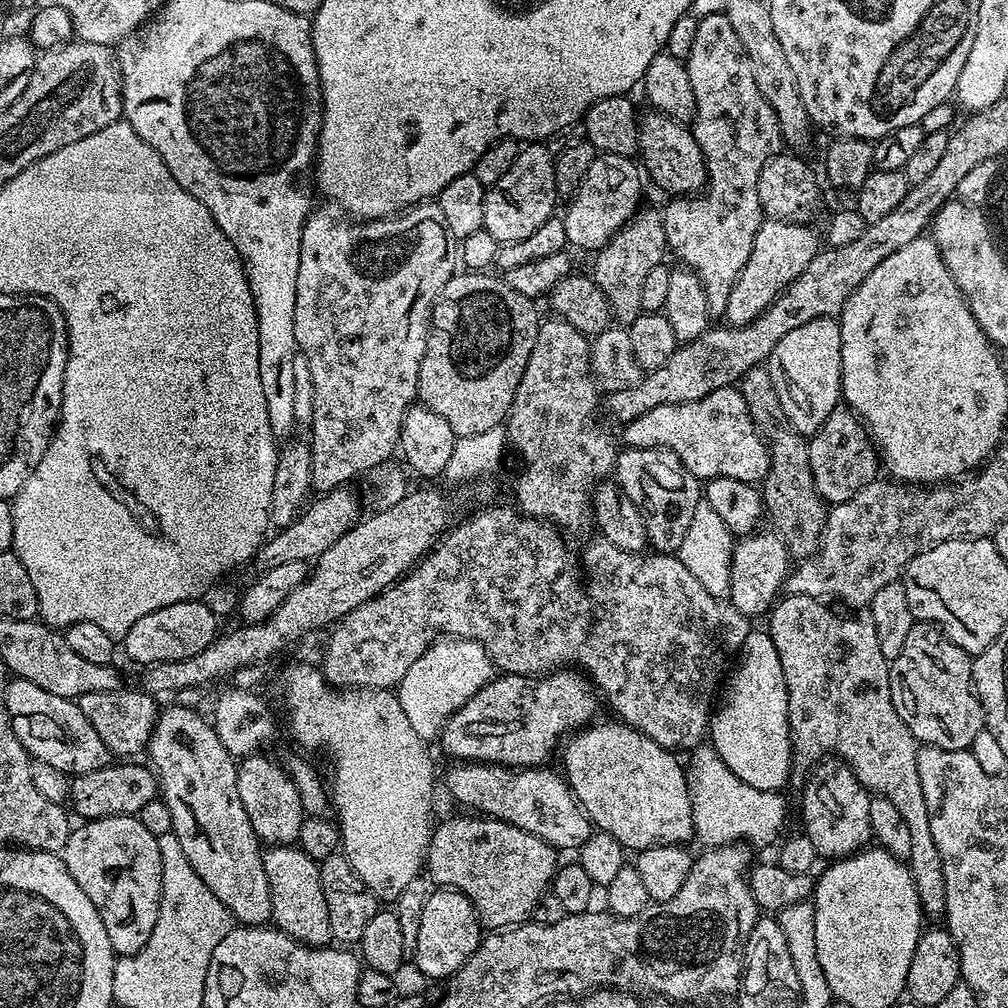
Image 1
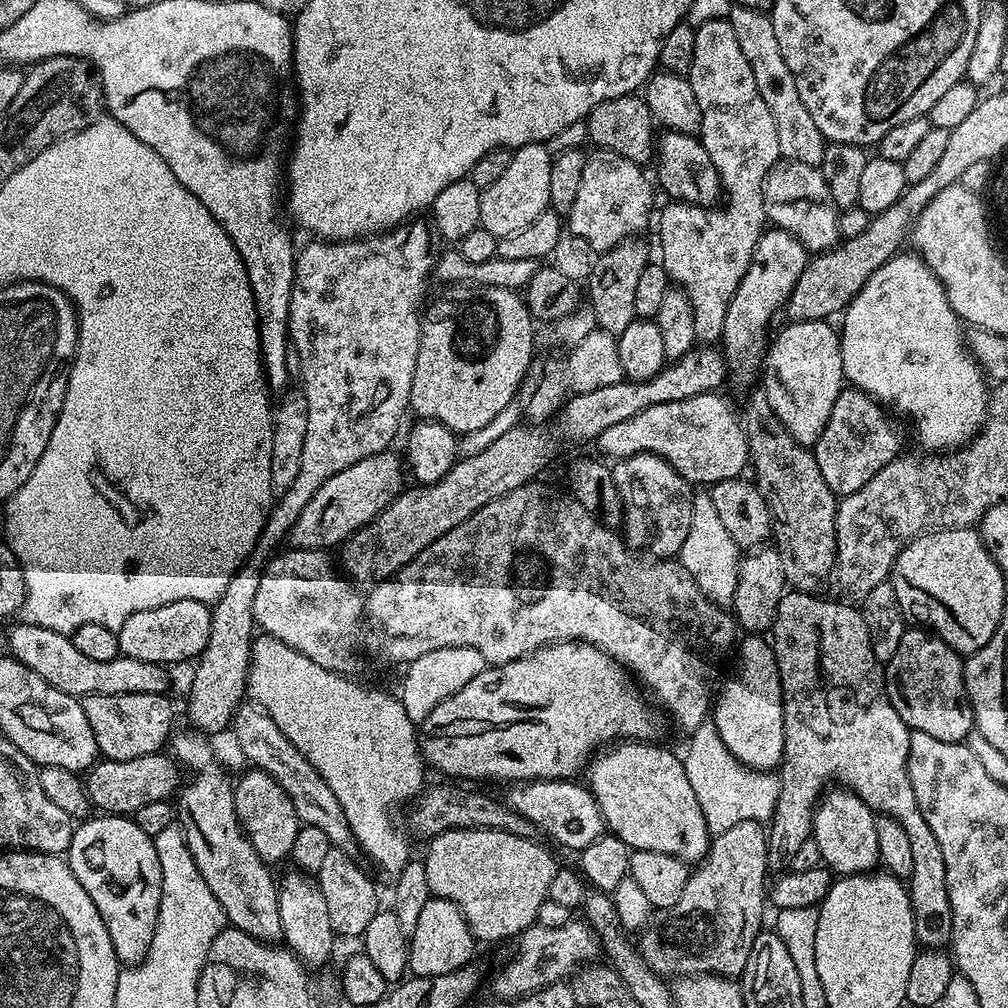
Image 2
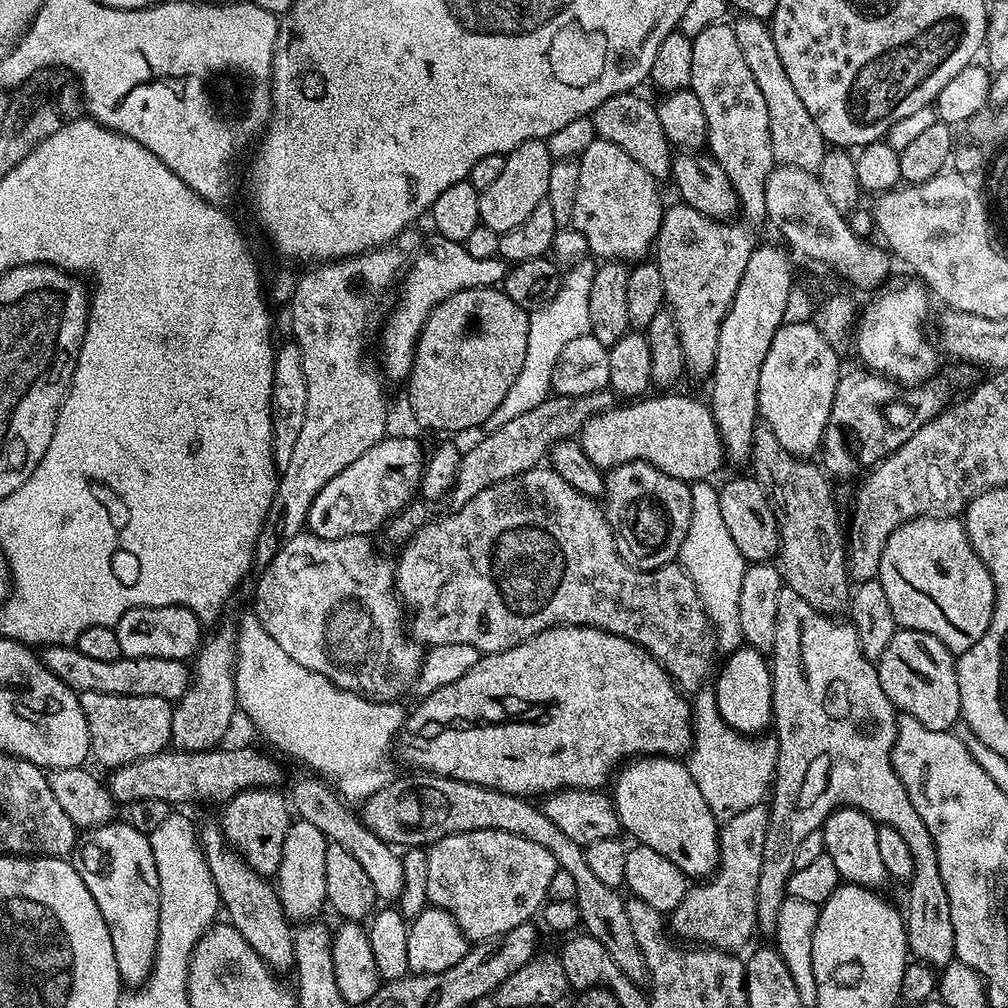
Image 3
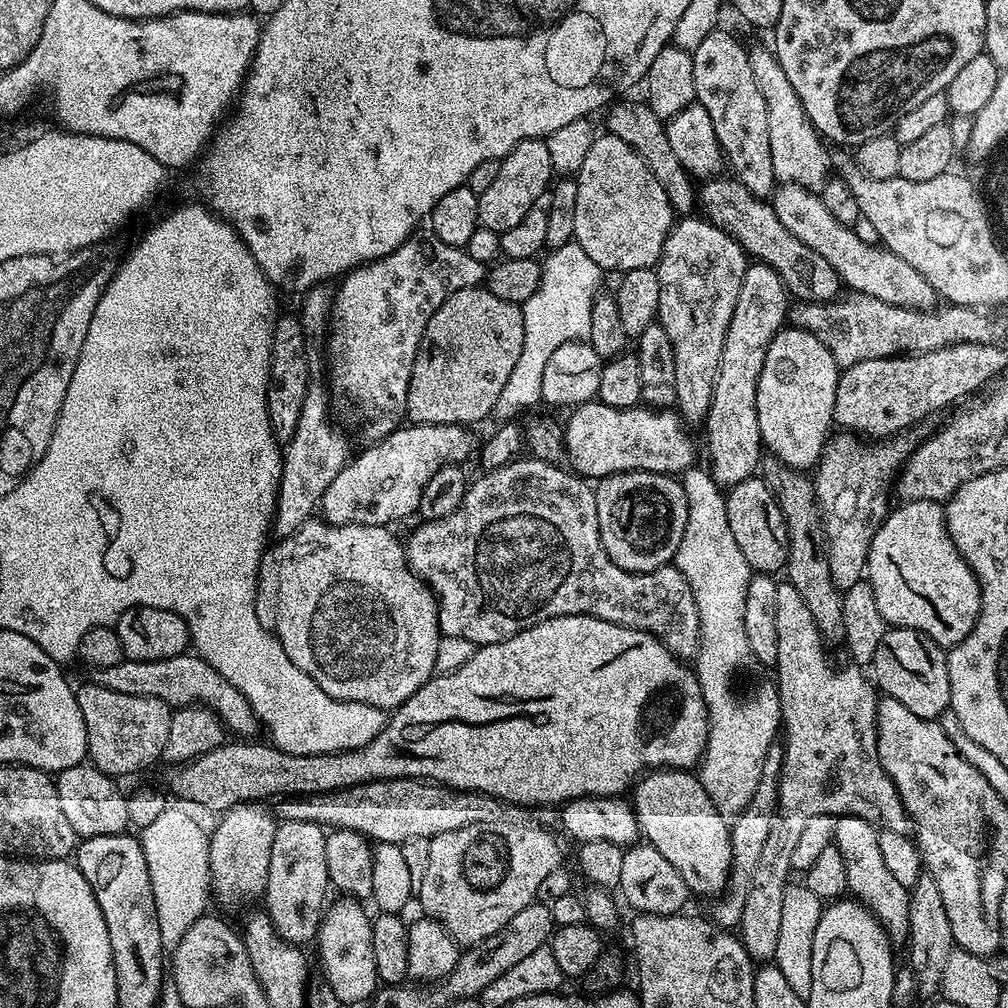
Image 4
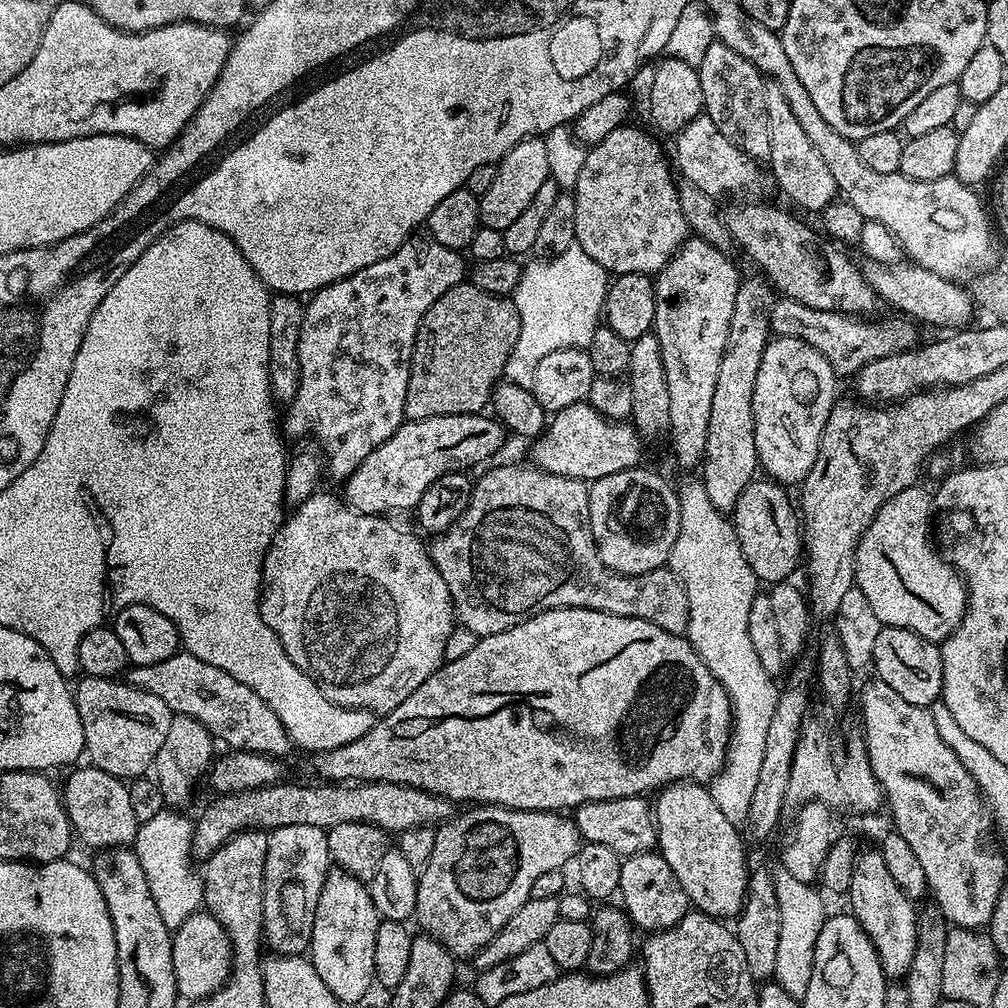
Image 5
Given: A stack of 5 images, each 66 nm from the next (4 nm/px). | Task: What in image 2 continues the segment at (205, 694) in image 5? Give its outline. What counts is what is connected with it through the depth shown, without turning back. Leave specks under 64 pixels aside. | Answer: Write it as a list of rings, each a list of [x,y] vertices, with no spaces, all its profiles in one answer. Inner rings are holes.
[[[23,622],[8,636],[7,651],[27,666],[31,672],[66,694],[83,698],[94,694],[158,694],[165,695],[172,684],[167,667],[154,662],[138,662],[138,658],[119,656],[110,662],[97,662],[86,658],[75,647],[74,642],[52,630],[38,628]]]

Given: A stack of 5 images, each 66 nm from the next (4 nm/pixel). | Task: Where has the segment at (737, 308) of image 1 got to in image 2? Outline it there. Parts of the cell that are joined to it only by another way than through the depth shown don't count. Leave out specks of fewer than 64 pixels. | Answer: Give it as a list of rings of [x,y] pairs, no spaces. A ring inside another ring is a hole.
[[[775,226],[760,233],[754,254],[750,258],[750,266],[738,282],[738,290],[734,290],[734,298],[730,298],[724,334],[722,337],[722,359],[726,365],[727,375],[736,384],[757,383],[762,372],[762,361],[766,355],[766,339],[764,331],[768,323],[776,316],[776,311],[783,309],[792,296],[794,286],[808,264],[810,253],[798,238]]]

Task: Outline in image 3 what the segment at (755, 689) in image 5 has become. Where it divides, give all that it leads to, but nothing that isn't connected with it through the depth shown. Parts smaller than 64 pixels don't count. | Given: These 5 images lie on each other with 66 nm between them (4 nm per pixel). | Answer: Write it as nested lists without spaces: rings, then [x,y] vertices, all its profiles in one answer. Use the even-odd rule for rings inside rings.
[[[698,480],[691,485],[690,530],[686,530],[678,563],[690,582],[694,582],[694,590],[698,590],[704,613],[715,631],[719,651],[731,654],[741,647],[744,639],[742,622],[738,622],[738,594],[742,590],[746,562],[742,558],[742,550],[734,546],[734,538],[730,538],[730,530],[726,530],[722,505],[718,502],[719,493],[719,487],[708,480]],[[704,686],[695,693],[694,699],[694,735],[692,737],[692,747],[686,756],[686,763],[694,782],[698,782],[698,790],[708,792],[706,802],[710,806],[712,813],[716,815],[717,821],[723,822],[742,814],[742,810],[750,810],[754,807],[752,800],[760,803],[756,799],[756,792],[763,788],[766,792],[770,786],[764,780],[772,783],[776,774],[776,737],[768,734],[765,740],[751,740],[751,735],[743,731],[737,731],[726,721],[718,706],[716,705],[716,690],[712,686]]]

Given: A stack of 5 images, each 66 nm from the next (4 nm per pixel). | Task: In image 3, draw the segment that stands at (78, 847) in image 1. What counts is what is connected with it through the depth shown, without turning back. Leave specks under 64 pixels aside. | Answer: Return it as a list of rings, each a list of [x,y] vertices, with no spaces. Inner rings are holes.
[[[123,822],[101,824],[99,828],[87,829],[77,839],[70,856],[76,865],[90,898],[98,902],[106,930],[110,930],[110,942],[114,942],[114,962],[118,962],[118,974],[125,985],[139,989],[152,977],[152,968],[156,965],[156,947],[158,946],[158,918],[160,917],[160,891],[158,890],[158,866],[154,866],[154,850],[145,833],[134,830]]]

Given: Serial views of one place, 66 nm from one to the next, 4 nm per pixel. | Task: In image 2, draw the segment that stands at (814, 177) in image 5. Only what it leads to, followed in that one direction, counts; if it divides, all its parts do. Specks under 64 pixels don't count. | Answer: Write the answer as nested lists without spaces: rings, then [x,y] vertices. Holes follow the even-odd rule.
[[[733,7],[726,18],[734,26],[734,35],[738,38],[742,54],[746,54],[746,62],[750,62],[758,94],[762,94],[762,102],[770,106],[781,157],[819,166],[824,157],[826,141],[814,123],[810,110],[806,110],[802,98],[798,98],[798,86],[794,83],[794,74],[790,74],[790,66],[786,66],[786,58],[782,58],[771,15],[768,12]]]

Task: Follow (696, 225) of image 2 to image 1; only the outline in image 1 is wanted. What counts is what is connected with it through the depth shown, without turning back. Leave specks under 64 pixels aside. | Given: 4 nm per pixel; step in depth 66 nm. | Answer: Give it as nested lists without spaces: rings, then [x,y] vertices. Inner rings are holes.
[[[723,12],[697,19],[694,42],[686,57],[686,63],[690,86],[694,86],[696,103],[696,115],[690,127],[708,167],[708,183],[699,194],[669,199],[669,204],[663,205],[662,215],[668,243],[667,251],[671,255],[673,252],[683,267],[695,271],[704,287],[709,313],[720,318],[724,316],[730,290],[750,258],[754,234],[758,234],[766,219],[758,202],[758,174],[769,158],[781,151],[782,141],[778,118],[774,110],[770,110],[770,102],[762,98],[762,90],[758,90],[754,82],[754,70],[750,70],[750,62],[742,50],[742,42],[738,42],[738,34],[734,34],[734,29],[730,27],[730,18],[726,18]]]

